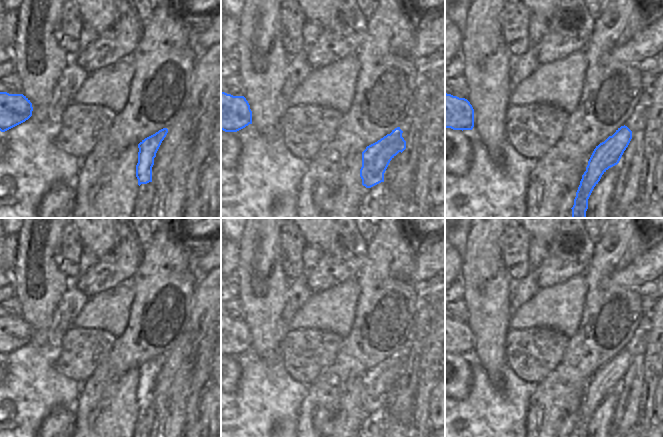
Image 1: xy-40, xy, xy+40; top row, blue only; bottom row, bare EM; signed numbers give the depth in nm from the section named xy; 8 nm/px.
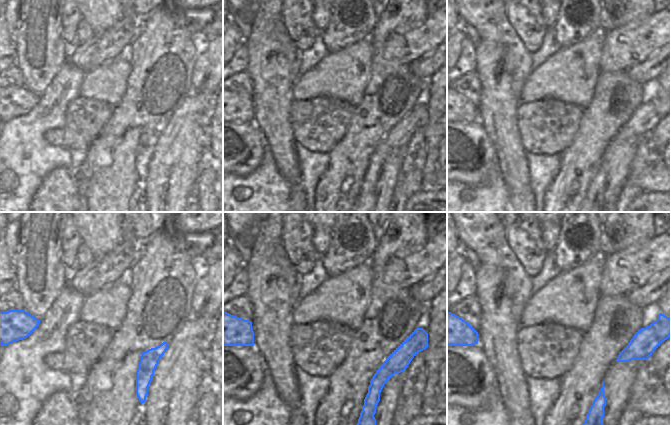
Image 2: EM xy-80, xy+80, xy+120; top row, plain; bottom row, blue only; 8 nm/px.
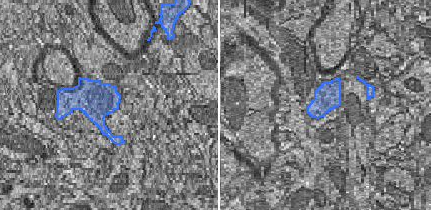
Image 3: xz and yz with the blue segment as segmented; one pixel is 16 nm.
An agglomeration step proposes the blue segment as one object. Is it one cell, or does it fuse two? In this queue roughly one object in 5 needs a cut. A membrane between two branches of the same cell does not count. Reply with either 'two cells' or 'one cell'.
two cells

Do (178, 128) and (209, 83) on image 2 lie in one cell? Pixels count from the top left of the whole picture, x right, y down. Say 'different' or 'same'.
different

